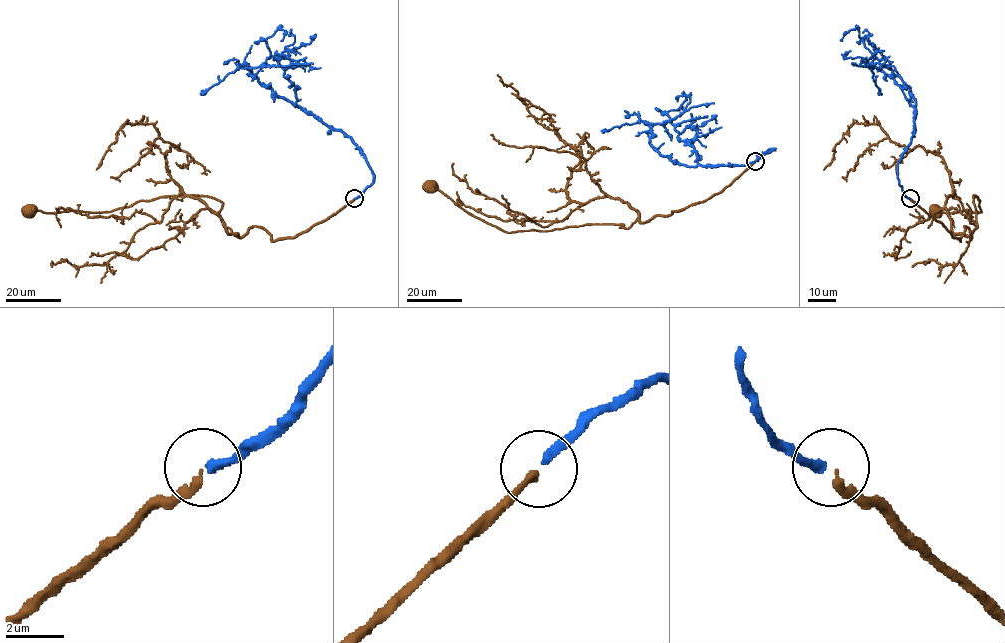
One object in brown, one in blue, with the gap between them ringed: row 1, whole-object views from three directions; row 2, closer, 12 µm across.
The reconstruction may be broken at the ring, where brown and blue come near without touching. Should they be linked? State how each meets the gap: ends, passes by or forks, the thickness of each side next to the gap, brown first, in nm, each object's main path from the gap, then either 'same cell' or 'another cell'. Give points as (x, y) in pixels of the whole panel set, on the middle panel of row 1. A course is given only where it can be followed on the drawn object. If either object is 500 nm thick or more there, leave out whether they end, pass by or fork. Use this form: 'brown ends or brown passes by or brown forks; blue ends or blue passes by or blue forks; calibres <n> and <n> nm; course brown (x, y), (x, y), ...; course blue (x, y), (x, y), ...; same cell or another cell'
brown ends; blue ends; calibres 240 and 320 nm; course brown (754, 162), (707, 200), (643, 222), (637, 219), (626, 228), (585, 224), (505, 232), (429, 186); course blue (755, 161), (774, 148), (743, 165), (688, 167), (661, 155), (651, 128), (680, 116), (689, 97), (677, 101); same cell

